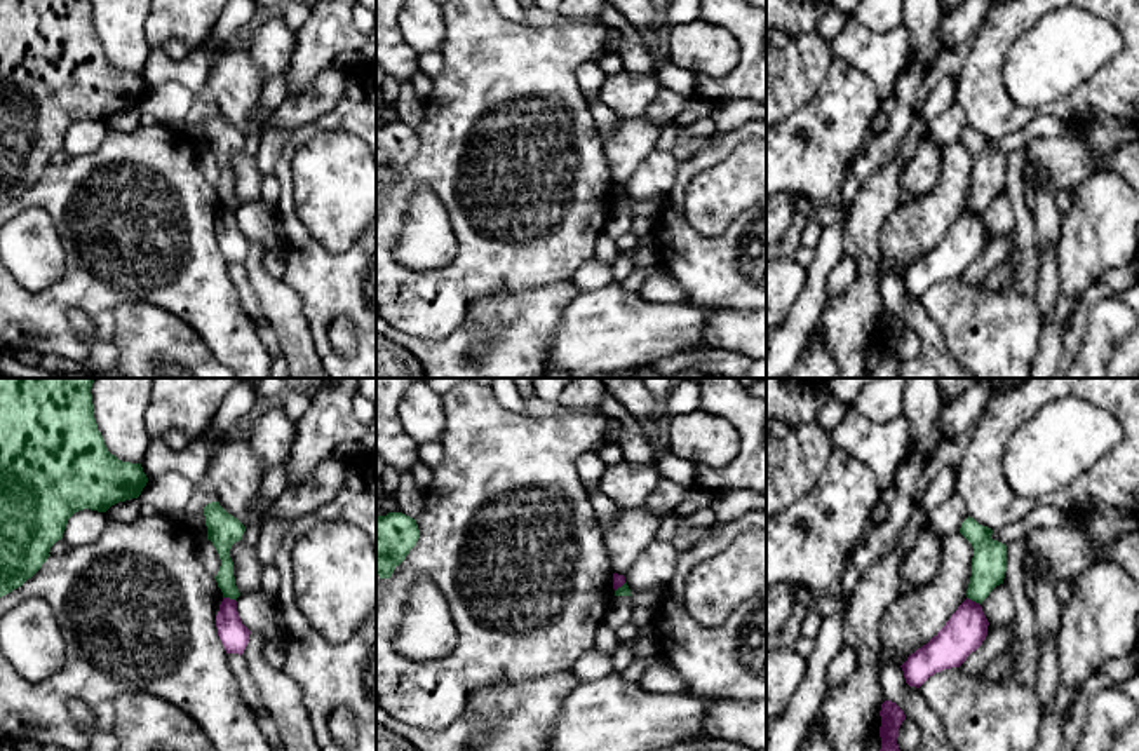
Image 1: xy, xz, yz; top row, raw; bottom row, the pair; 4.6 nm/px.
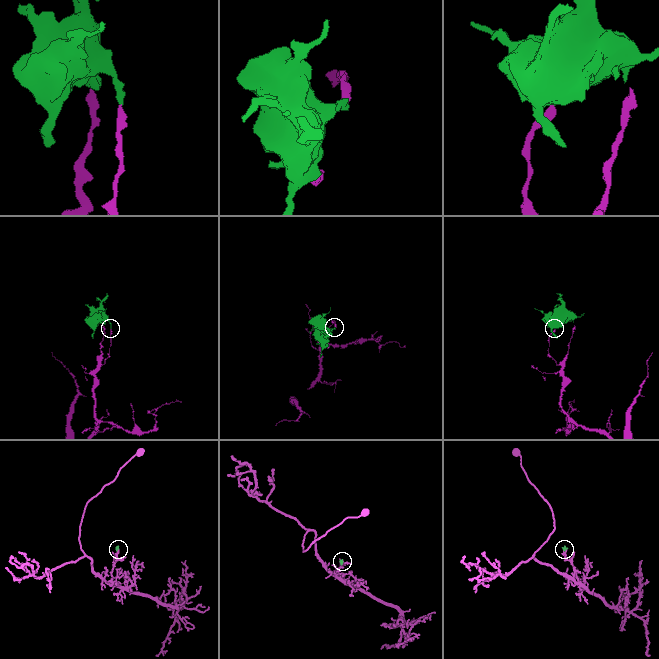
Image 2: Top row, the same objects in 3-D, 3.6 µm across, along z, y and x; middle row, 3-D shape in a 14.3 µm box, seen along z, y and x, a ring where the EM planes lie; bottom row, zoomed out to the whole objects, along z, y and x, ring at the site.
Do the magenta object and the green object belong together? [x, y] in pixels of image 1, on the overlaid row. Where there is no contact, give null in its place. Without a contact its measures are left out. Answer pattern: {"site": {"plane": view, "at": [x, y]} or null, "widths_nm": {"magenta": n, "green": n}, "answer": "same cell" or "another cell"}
{"site": {"plane": "xy", "at": [229, 598]}, "widths_nm": {"magenta": 140, "green": 90}, "answer": "another cell"}

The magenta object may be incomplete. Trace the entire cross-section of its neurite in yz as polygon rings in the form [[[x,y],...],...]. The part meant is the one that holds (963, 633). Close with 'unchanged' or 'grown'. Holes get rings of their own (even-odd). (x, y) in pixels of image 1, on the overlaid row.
[[[967,598],[946,626],[900,666],[906,683],[920,688],[935,673],[960,667],[982,645],[987,626],[982,606]]]; unchanged

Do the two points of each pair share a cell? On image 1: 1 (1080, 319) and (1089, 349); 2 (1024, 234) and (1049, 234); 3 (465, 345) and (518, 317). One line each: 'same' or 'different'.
1: different
2: different
3: same

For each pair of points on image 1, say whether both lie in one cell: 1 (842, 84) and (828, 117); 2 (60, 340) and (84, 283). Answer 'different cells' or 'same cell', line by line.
1: same cell
2: same cell

